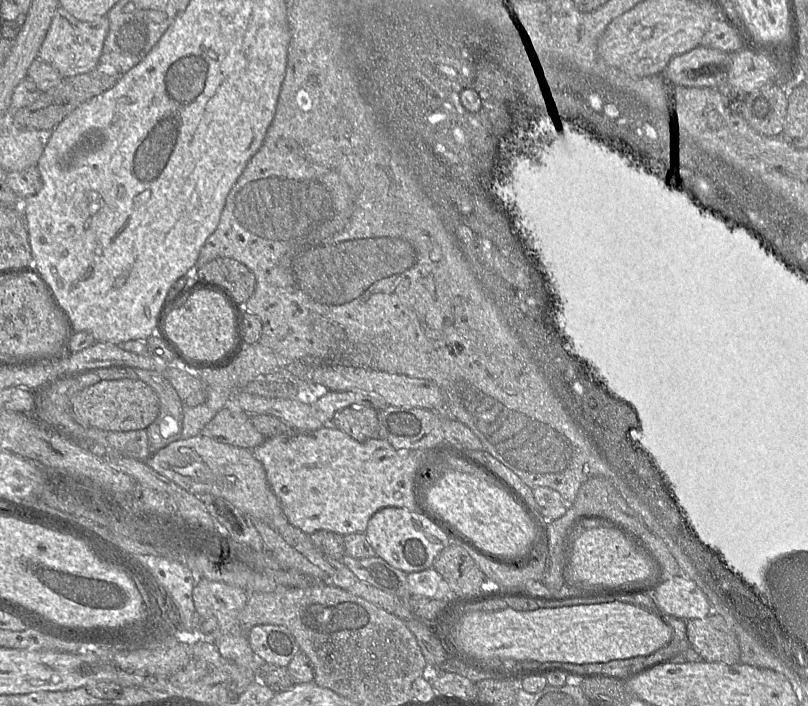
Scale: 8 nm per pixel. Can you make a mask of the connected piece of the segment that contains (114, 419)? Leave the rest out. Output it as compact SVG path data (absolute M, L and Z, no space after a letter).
M102 380L73 395L71 413L83 427L110 431L146 429L159 415L160 401L155 391L141 380Z

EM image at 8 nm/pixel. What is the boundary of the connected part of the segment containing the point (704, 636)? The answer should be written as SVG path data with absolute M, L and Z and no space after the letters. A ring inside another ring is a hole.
M711 613L706 618L687 621L687 638L702 661L733 665L740 663L740 649L732 629L724 618Z

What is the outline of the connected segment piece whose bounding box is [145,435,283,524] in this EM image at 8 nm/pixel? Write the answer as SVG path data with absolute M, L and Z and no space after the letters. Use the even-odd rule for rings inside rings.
M197 435L174 441L145 461L156 472L186 491L220 496L250 517L267 524L271 524L274 516L283 514L281 504L268 483L263 465L253 456L250 449Z

